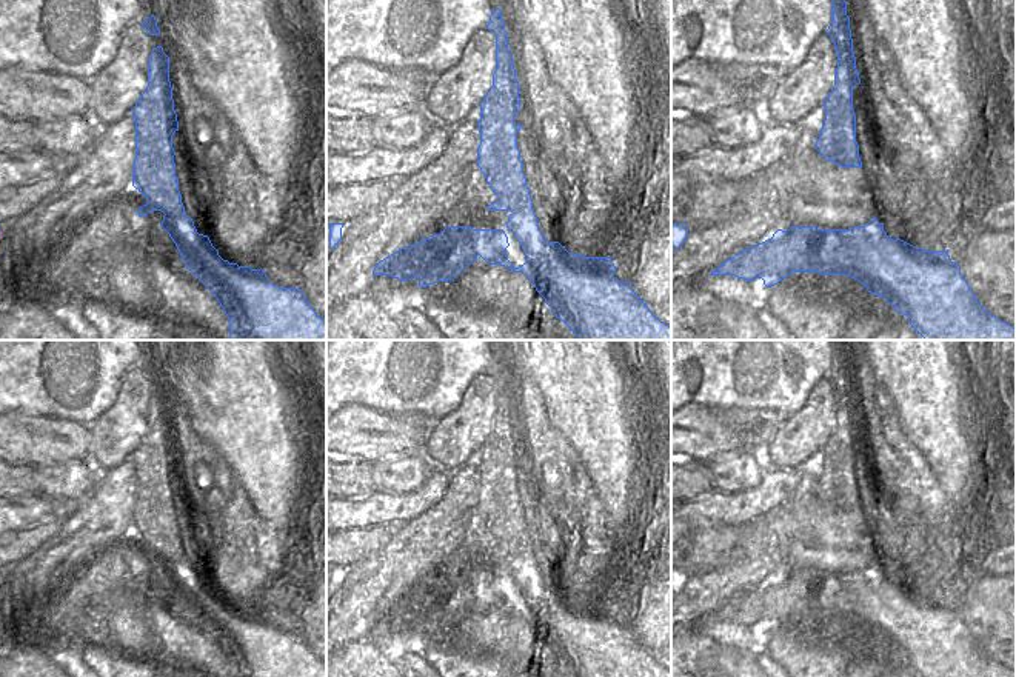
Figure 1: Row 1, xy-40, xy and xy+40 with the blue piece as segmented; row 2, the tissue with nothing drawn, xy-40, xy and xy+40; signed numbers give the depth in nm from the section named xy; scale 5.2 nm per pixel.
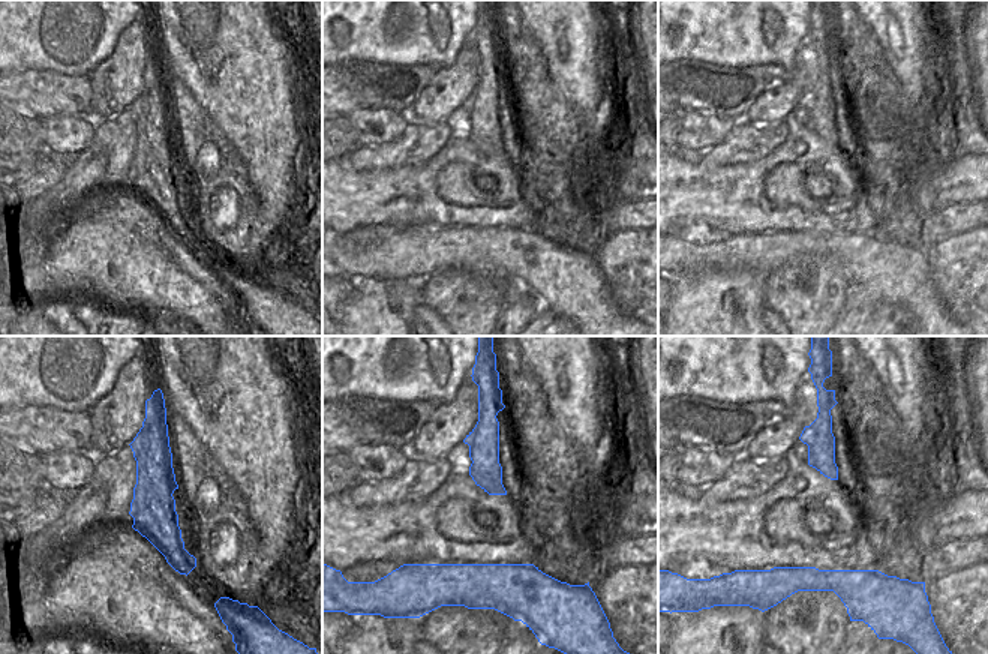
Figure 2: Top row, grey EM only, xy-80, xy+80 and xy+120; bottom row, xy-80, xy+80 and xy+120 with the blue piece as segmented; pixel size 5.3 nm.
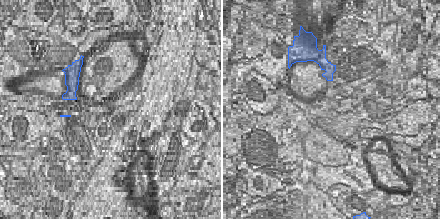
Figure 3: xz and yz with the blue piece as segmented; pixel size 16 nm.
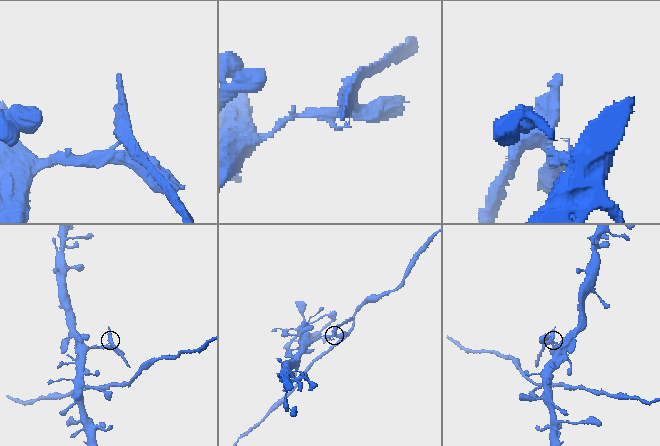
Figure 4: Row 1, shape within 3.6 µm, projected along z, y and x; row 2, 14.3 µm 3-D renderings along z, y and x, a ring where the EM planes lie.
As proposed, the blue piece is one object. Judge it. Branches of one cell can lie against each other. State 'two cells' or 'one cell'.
two cells

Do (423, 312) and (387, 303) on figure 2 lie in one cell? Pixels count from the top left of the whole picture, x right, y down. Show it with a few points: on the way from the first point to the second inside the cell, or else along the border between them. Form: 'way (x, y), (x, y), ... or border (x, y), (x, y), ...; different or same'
border (420, 302), (416, 308), (417, 320); different

